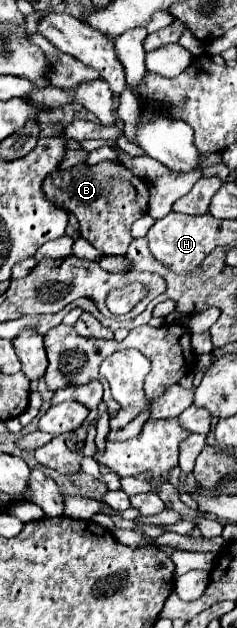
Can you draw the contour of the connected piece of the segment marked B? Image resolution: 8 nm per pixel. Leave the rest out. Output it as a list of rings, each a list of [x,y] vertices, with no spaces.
[[[100,161],[98,165],[88,165],[88,163],[78,163],[72,169],[60,169],[54,171],[52,175],[48,175],[48,179],[44,179],[44,193],[48,195],[50,203],[56,203],[56,207],[70,211],[76,215],[76,219],[80,221],[80,229],[82,229],[82,237],[90,241],[90,245],[94,245],[98,251],[102,251],[104,255],[126,255],[126,249],[132,241],[130,235],[130,225],[146,215],[148,211],[148,183],[134,177],[120,161]]]

